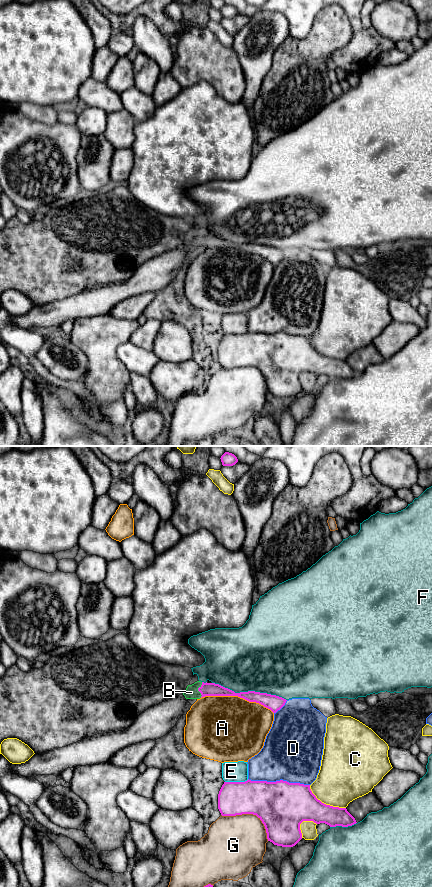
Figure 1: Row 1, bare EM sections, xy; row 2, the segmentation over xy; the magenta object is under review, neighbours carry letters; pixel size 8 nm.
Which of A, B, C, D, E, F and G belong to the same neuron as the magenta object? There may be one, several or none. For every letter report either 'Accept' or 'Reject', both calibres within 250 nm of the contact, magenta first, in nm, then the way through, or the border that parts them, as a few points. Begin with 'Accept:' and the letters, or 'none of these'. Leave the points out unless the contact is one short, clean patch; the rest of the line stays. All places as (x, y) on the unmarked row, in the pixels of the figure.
Accept: B
A: Reject. Thickness 110 nm (magenta) against 480 nm
B: Accept. Thickness 110 nm (magenta) against 110 nm. Path across: xy (207, 241), (198, 242), (191, 244)
C: Reject. Thickness 320 nm (magenta) against 400 nm
D: Reject. Thickness 400 nm (magenta) against 460 nm
E: Reject. Thickness 280 nm (magenta) against 160 nm
F: Reject. Thickness 120 nm (magenta) against 500 nm
G: Reject. Thickness 400 nm (magenta) against 420 nm

